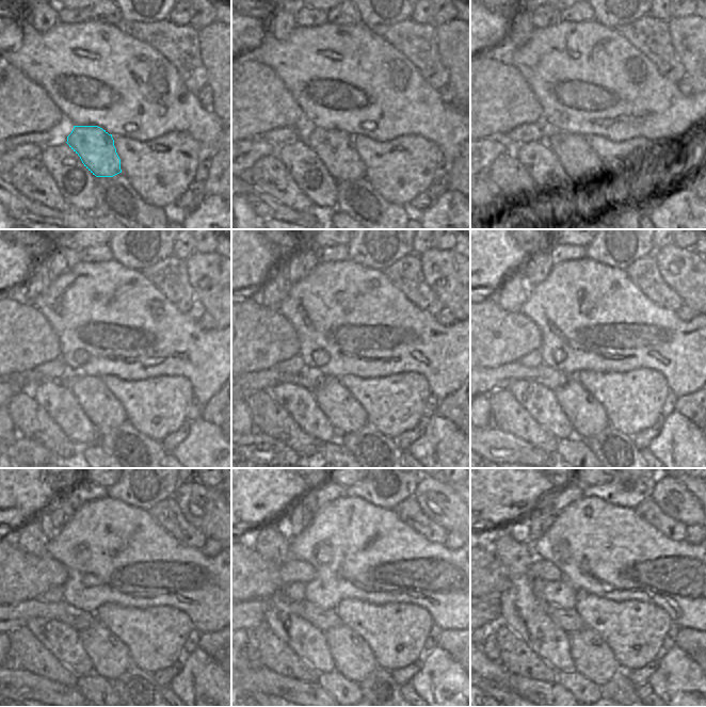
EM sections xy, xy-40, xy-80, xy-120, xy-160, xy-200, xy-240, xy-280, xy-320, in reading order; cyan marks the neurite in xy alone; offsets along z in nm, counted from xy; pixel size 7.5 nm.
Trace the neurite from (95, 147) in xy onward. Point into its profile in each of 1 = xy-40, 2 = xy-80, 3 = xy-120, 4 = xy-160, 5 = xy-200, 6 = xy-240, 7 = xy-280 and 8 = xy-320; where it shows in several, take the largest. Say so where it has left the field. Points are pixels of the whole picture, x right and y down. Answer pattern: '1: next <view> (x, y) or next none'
1: next xy-40 (334, 147)
2: next xy-80 (572, 151)
3: next xy-120 (103, 410)
4: next xy-160 (346, 414)
5: next xy-200 (588, 417)
6: next xy-240 (110, 656)
7: next xy-280 (353, 658)
8: next xy-320 (593, 658)

